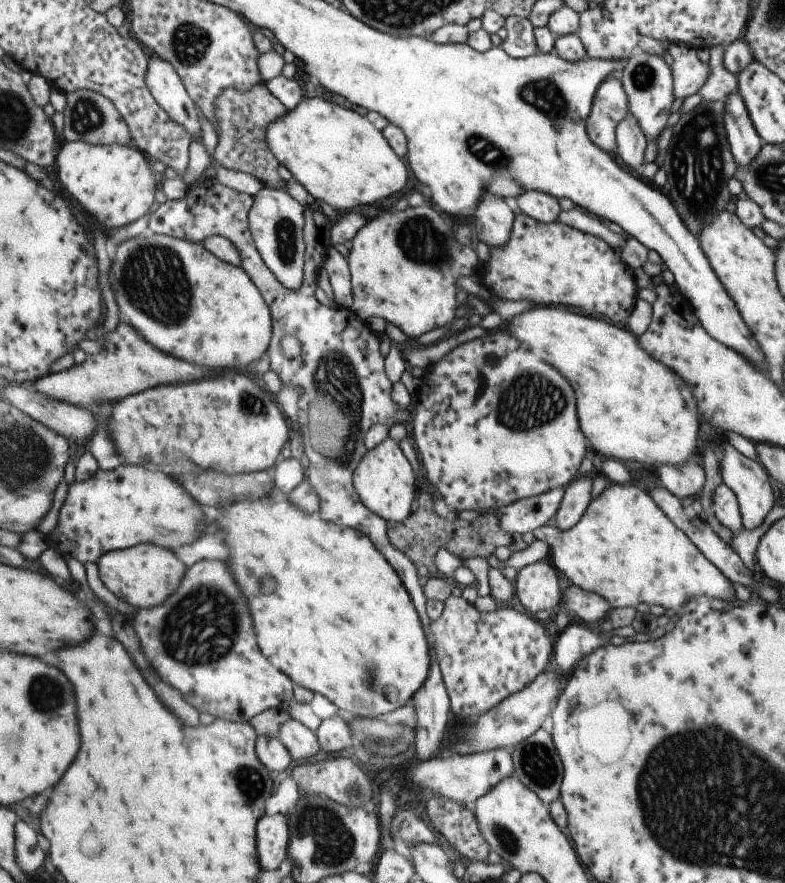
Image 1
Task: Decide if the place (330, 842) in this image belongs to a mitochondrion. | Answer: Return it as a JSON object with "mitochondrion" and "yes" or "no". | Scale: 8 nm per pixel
{"mitochondrion":"yes"}

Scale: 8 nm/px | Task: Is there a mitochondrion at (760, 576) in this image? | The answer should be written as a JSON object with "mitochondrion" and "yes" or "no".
{"mitochondrion":"no"}

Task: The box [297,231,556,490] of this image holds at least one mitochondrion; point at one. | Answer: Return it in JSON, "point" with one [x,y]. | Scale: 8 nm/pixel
{"point":[335,379]}

